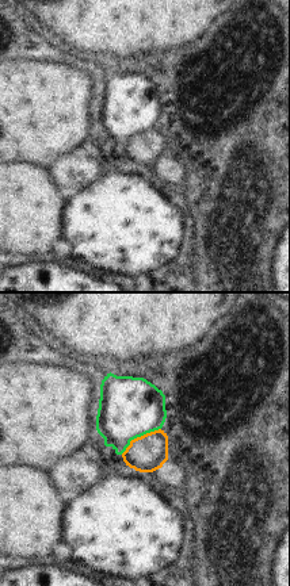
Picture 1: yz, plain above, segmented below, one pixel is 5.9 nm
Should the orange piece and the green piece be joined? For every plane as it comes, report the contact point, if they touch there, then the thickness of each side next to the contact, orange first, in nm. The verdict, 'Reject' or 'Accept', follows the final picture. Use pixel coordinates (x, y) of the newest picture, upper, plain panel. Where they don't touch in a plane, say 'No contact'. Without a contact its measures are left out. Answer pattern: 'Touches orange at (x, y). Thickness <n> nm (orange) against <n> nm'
Touches orange at (138, 134). Thickness 220 nm (orange) against 360 nm.

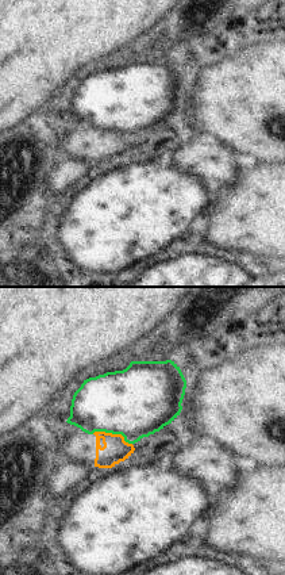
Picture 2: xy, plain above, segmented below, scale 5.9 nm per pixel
Touches orange at (111, 130). Thickness 150 nm (orange) against 420 nm.

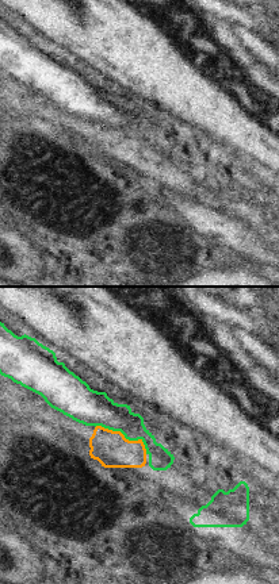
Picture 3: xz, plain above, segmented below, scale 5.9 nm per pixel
Touches orange at (123, 134). Thickness 220 nm (orange) against 200 nm.

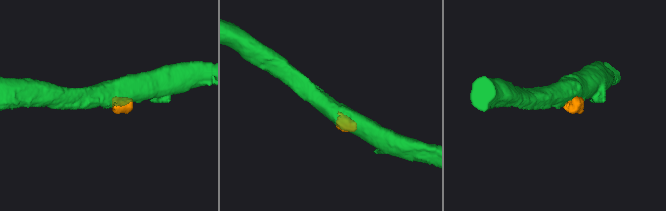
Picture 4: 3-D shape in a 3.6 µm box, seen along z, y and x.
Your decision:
Reject.

